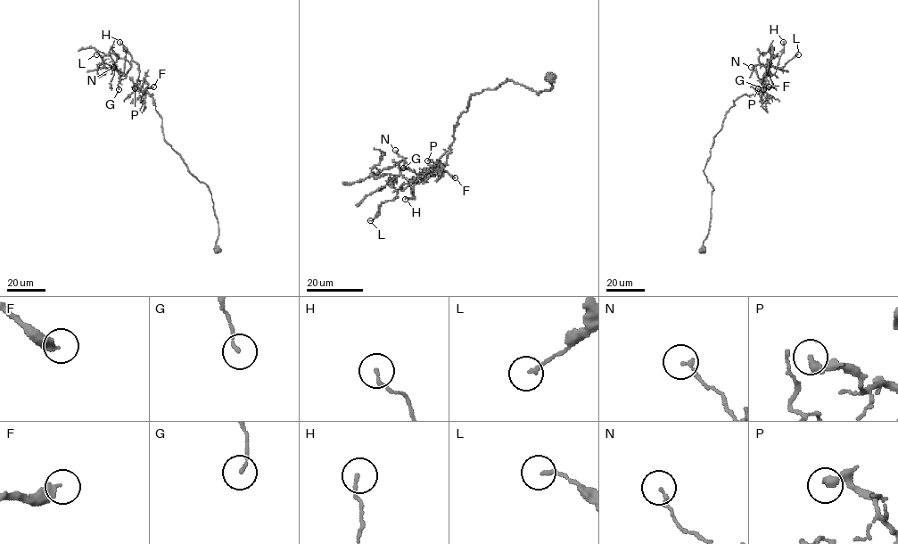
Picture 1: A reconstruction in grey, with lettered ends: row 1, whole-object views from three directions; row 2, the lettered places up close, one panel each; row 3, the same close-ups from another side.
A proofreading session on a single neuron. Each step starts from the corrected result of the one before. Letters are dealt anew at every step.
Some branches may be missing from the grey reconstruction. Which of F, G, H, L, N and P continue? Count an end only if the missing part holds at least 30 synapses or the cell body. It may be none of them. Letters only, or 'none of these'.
none of these

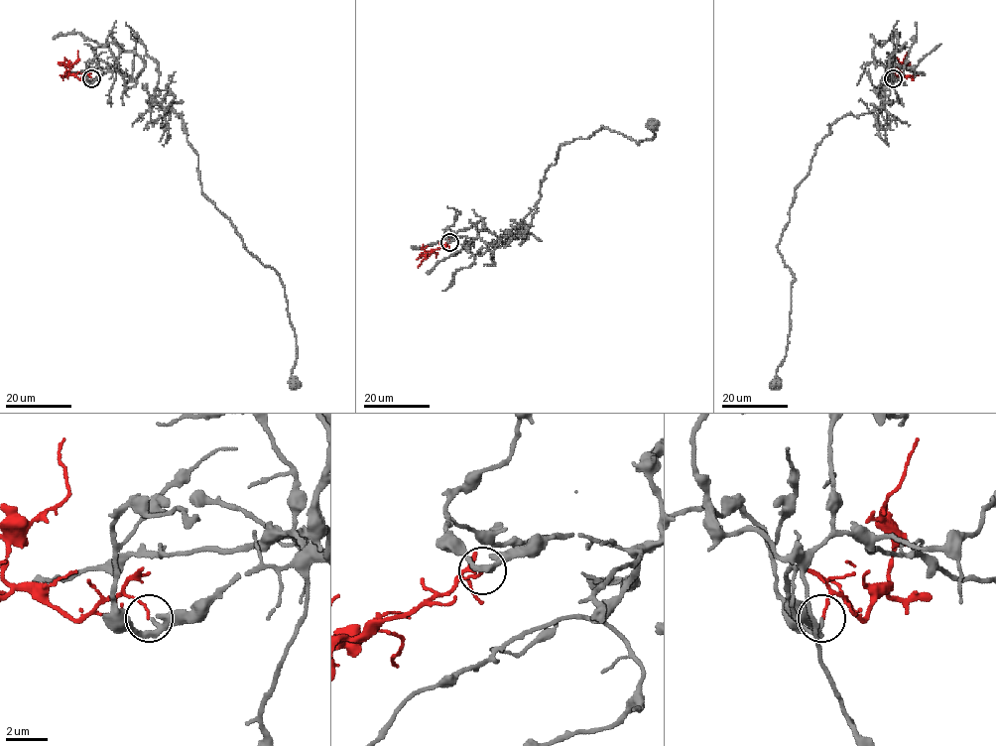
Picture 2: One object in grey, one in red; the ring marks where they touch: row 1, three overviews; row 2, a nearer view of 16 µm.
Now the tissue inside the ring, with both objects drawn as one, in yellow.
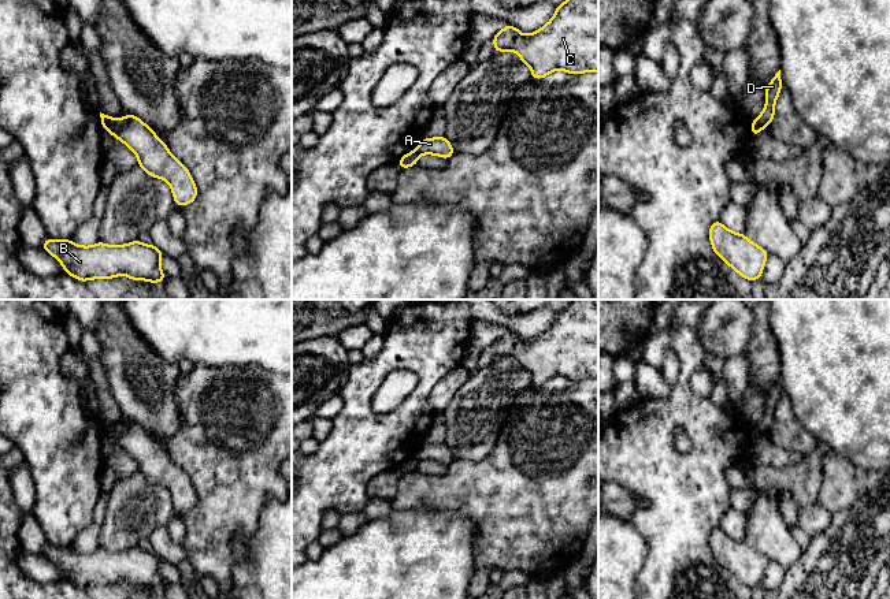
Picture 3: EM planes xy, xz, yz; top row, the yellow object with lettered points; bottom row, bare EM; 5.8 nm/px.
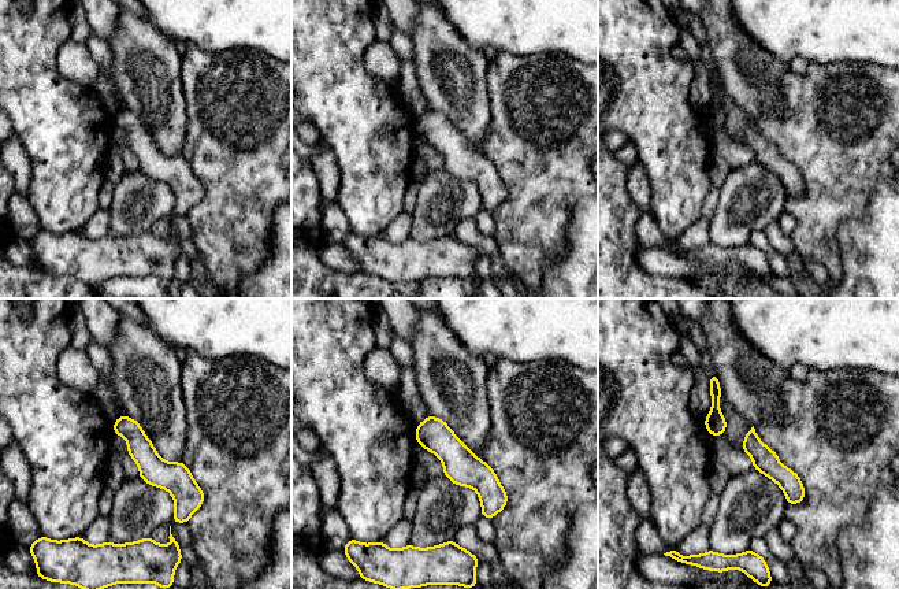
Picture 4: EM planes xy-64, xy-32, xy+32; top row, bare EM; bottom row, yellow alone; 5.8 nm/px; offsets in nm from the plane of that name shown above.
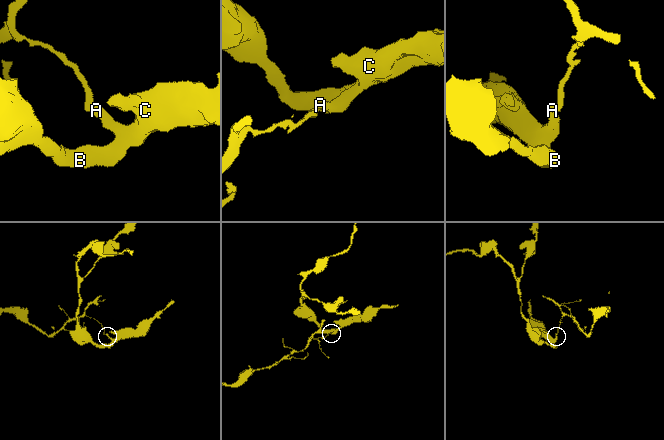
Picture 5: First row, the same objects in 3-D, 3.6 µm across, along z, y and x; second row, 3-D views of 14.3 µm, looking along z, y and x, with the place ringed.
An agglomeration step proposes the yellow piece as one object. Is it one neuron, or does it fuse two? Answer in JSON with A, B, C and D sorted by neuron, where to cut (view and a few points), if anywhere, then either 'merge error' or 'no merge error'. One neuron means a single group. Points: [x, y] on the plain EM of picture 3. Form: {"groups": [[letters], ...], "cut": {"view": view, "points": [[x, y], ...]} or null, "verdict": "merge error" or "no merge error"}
{"groups": [["A", "B", "C"], ["D"]], "cut": {"view": "xy", "points": [[114, 426], [106, 435]]}, "verdict": "merge error"}

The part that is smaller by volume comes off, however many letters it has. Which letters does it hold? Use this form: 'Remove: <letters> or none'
Remove: D

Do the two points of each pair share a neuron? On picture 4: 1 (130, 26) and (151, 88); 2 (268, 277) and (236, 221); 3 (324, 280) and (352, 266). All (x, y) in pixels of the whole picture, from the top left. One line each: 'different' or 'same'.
1: same
2: different
3: different

